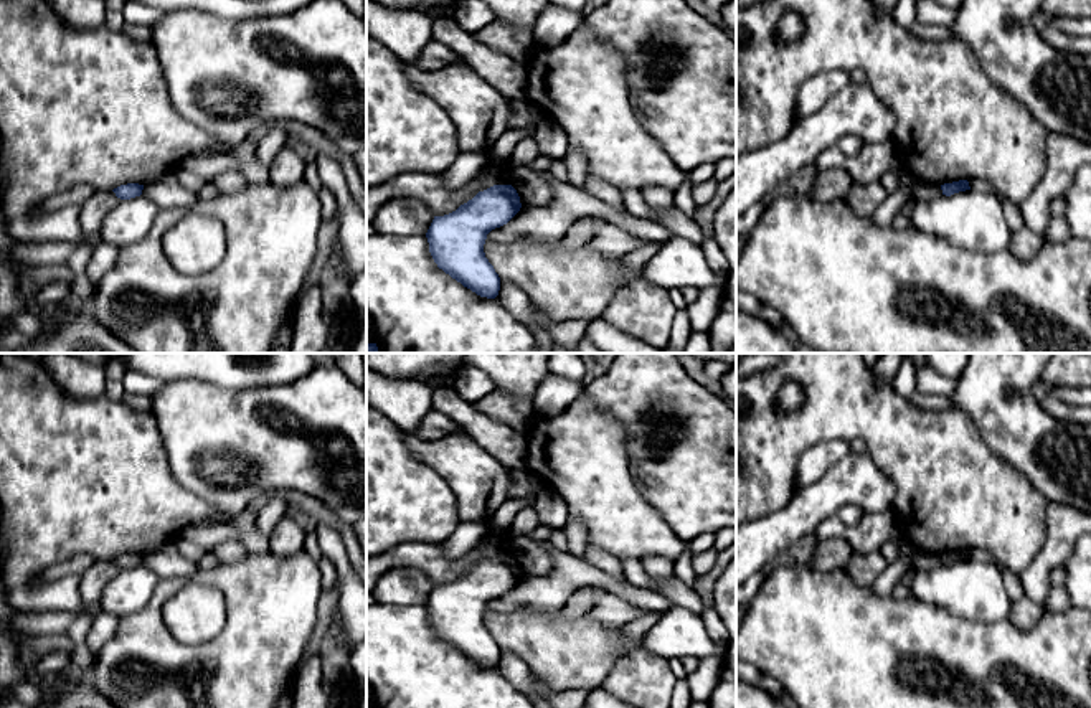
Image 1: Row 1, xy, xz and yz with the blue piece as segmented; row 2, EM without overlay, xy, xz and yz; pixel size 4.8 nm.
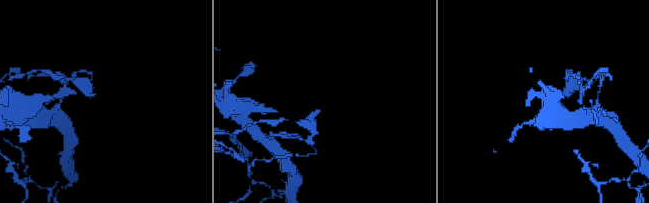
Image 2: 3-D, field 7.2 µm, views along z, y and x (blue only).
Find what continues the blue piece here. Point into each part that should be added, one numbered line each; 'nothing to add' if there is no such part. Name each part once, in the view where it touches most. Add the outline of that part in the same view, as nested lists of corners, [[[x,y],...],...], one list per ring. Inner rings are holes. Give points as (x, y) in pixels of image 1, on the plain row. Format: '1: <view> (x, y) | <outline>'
nothing to add

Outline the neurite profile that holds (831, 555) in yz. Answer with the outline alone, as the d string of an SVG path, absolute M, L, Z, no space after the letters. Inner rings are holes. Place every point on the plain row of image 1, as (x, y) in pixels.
M832 538L819 541L812 559L807 563L809 568L817 571L835 571L845 569L853 550L843 538Z

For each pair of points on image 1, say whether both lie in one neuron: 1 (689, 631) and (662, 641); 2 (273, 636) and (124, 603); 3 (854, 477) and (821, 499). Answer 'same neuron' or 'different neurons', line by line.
1: same neuron
2: different neurons
3: same neuron

